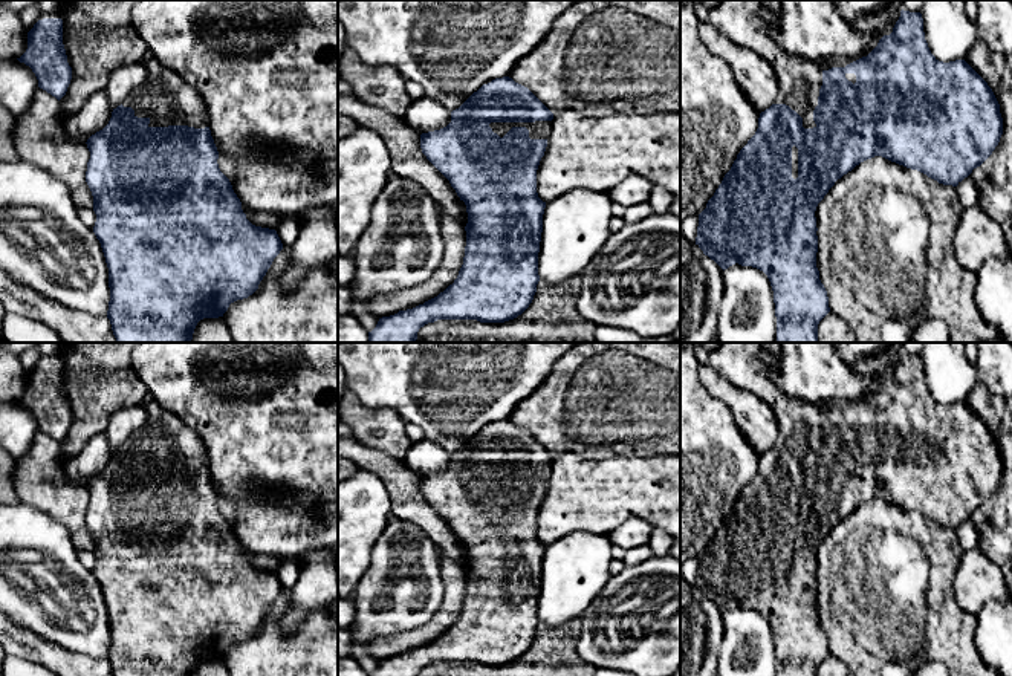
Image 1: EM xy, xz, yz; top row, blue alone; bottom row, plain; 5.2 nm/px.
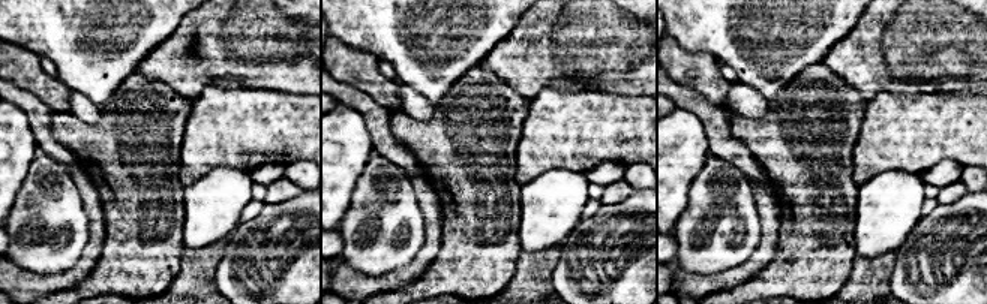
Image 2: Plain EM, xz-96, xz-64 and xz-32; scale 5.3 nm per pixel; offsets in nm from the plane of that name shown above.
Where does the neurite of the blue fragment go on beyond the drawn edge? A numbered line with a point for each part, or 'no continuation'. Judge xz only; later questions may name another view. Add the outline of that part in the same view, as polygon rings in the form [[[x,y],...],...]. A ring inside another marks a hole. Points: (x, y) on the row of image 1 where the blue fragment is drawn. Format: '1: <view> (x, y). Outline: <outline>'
1: xz (540, 129). Outline: [[[552,121],[535,122],[491,122],[489,127],[494,133],[503,138],[512,127],[526,127],[530,139],[547,139]]]

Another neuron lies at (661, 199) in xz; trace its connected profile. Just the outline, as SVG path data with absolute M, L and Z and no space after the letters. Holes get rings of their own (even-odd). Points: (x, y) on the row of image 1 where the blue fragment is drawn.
M653 187L651 193L647 197L647 202L651 205L653 213L668 213L674 202L674 196L670 190L663 187Z

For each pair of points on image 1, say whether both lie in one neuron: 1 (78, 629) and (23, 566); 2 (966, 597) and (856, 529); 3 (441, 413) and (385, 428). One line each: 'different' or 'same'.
1: same
2: different
3: different

